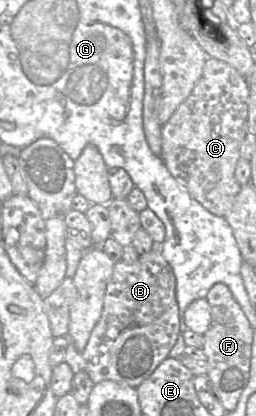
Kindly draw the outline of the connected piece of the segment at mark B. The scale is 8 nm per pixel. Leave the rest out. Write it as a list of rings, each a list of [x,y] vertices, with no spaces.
[[[160,250],[140,255],[134,263],[116,262],[106,287],[101,317],[81,353],[85,372],[95,384],[110,380],[136,389],[162,361],[170,357],[172,348],[183,337],[183,331],[189,330],[183,325],[182,314],[176,299],[174,272]]]

